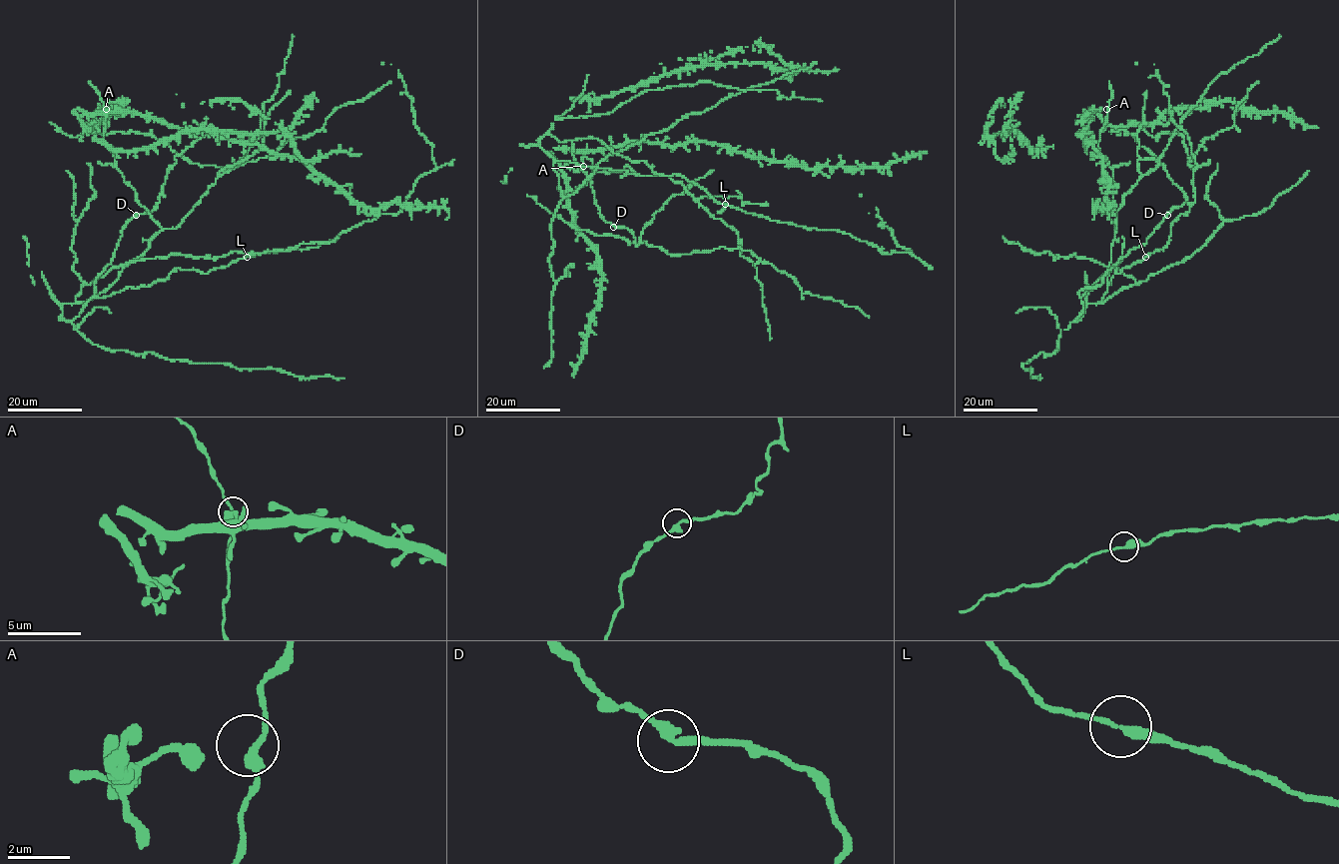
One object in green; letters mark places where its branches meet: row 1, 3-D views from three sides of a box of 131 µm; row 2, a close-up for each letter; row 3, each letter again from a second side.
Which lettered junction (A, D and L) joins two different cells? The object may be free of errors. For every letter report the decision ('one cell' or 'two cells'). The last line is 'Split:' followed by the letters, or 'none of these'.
A: one cell
D: two cells
L: one cell
Split: D

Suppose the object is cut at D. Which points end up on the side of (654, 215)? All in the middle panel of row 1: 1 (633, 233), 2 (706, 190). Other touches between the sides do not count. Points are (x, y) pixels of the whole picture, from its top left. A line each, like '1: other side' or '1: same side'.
1: same side
2: other side

